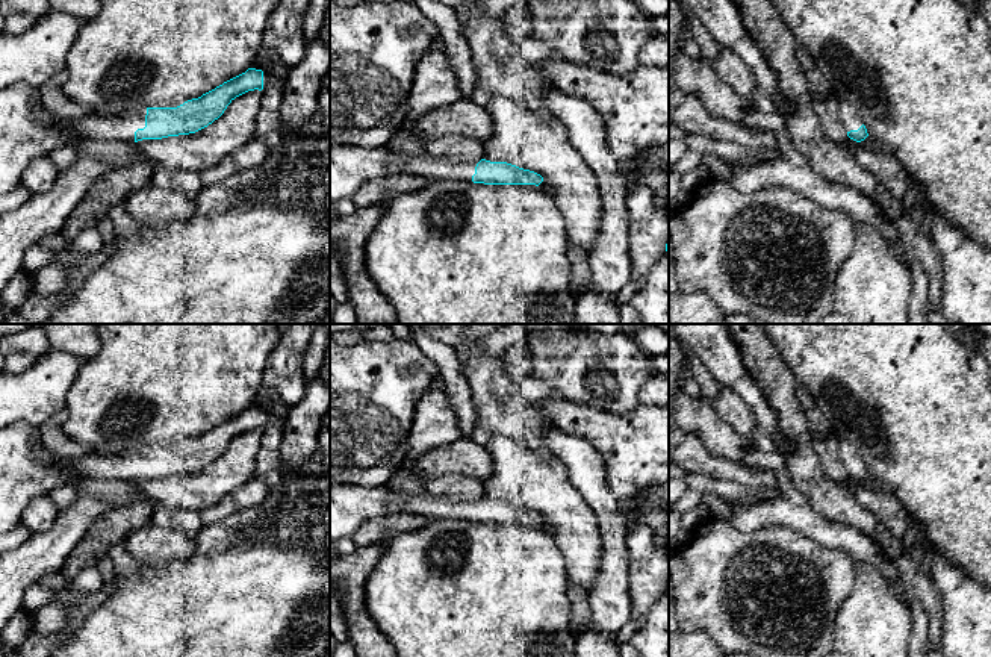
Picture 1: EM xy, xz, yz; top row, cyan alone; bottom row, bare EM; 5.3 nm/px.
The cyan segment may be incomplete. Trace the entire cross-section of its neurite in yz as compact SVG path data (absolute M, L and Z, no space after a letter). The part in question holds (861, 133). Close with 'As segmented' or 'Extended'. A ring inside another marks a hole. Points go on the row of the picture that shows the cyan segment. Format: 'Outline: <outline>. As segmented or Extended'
Outline: M841 100L838 114L840 121L850 139L861 142L868 136L864 120L853 103Z. Extended

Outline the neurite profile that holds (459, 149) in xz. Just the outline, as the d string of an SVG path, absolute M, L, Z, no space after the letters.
M445 135L427 141L424 153L436 159L466 163L480 162L484 156L484 147L480 141L464 135Z

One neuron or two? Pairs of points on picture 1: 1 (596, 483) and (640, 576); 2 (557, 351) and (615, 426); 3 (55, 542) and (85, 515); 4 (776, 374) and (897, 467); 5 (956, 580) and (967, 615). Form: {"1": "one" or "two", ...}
{"1": "two", "2": "two", "3": "one", "4": "two", "5": "one"}

